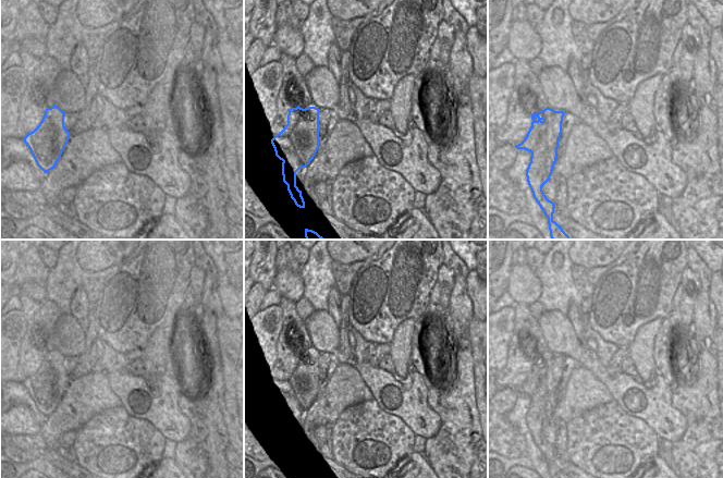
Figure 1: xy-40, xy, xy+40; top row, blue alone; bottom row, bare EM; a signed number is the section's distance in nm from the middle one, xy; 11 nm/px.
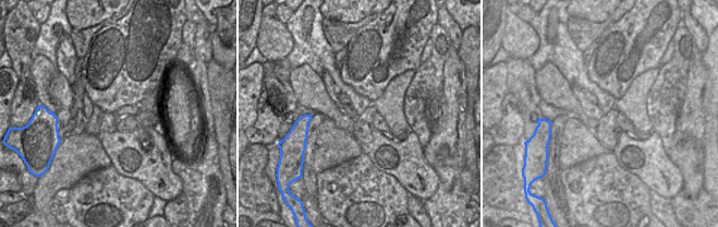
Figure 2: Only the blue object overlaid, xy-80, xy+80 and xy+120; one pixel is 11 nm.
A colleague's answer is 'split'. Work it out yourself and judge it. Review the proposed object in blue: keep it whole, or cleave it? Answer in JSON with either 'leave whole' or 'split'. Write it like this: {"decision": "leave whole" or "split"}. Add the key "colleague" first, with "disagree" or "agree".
{"colleague": "agree", "decision": "split"}

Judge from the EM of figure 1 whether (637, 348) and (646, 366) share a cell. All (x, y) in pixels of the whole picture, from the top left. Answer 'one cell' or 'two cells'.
one cell

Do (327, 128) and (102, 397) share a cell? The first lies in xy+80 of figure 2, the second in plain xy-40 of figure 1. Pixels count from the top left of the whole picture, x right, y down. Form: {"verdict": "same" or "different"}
{"verdict": "same"}

